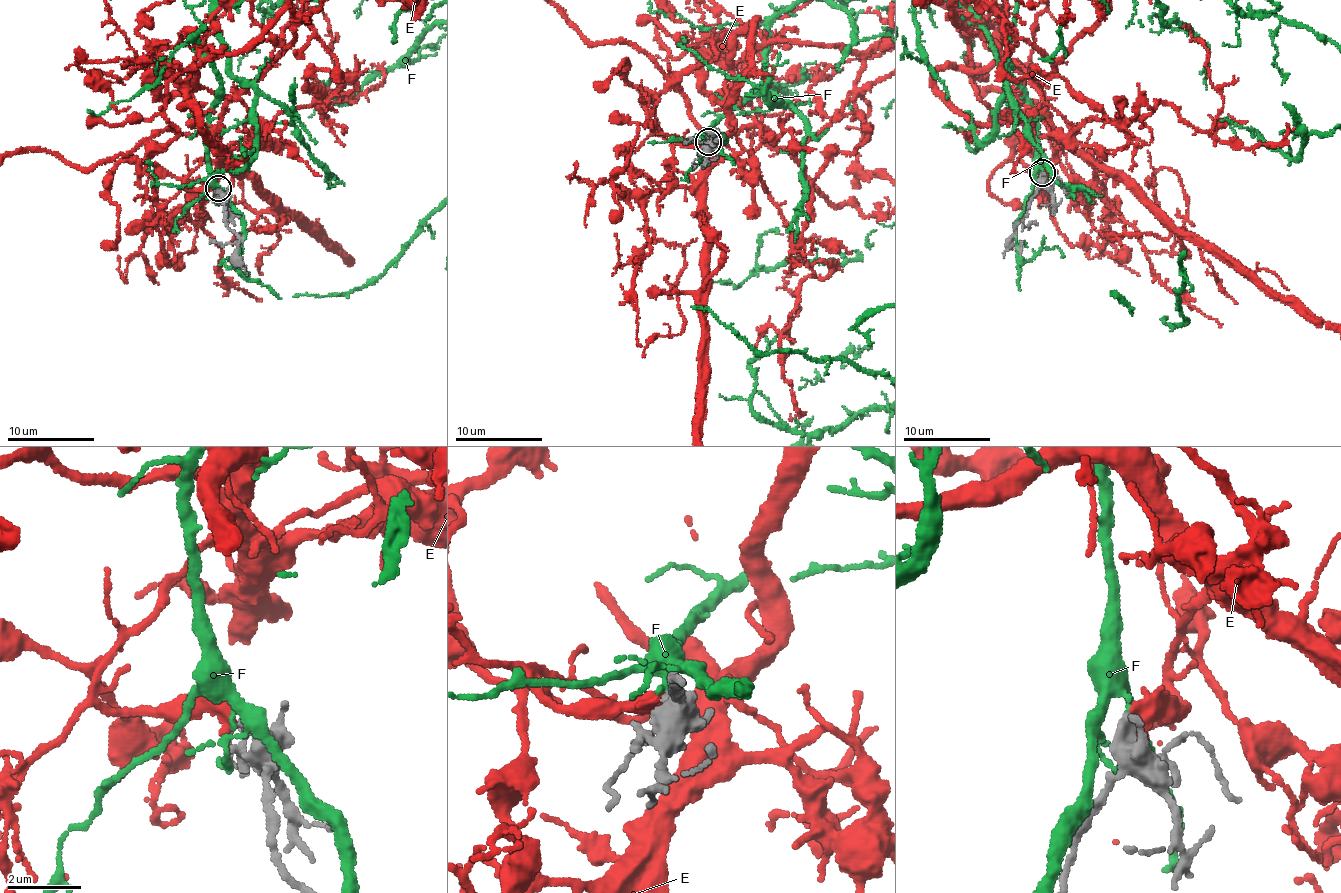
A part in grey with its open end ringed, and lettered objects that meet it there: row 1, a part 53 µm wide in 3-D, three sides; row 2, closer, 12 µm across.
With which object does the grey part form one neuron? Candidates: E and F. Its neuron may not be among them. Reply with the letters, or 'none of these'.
E

